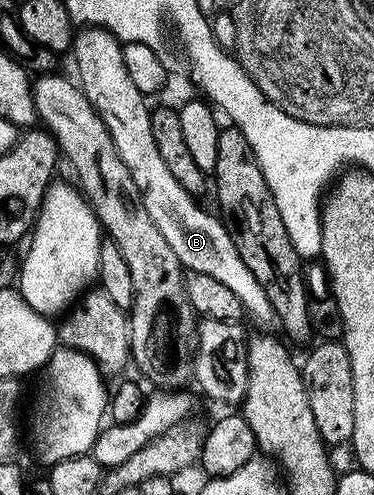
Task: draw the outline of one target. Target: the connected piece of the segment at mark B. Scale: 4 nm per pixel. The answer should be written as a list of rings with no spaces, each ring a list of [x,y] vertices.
[[[87,27],[79,31],[75,35],[72,45],[72,57],[76,60],[78,68],[78,84],[82,92],[92,102],[95,110],[100,114],[102,121],[108,126],[109,132],[112,134],[113,141],[116,142],[116,148],[120,152],[120,156],[124,159],[133,181],[136,182],[138,192],[141,194],[145,209],[148,216],[152,218],[153,224],[160,230],[160,234],[168,241],[168,246],[175,251],[177,260],[192,274],[208,275],[214,280],[224,284],[226,288],[230,288],[241,304],[243,304],[245,313],[248,318],[252,318],[256,327],[261,331],[268,332],[272,330],[272,326],[277,325],[277,316],[274,307],[259,280],[252,275],[248,266],[239,254],[238,247],[234,242],[234,237],[227,230],[225,223],[215,214],[212,215],[202,209],[203,205],[190,196],[180,182],[173,177],[172,172],[168,170],[168,166],[164,163],[164,158],[160,154],[160,150],[156,147],[156,140],[152,135],[151,126],[151,107],[148,106],[145,93],[141,92],[132,80],[131,74],[127,70],[127,64],[124,62],[123,54],[125,49],[121,41],[115,38],[109,31],[103,28]]]

